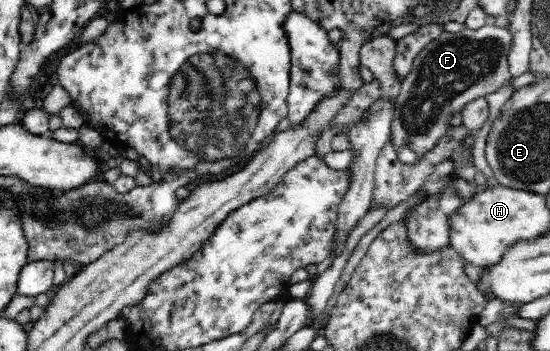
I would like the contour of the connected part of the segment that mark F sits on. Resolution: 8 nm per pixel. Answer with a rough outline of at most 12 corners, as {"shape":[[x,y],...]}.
{"shape":[[442,32],[401,82],[396,147],[422,158],[512,78],[512,32]]}

